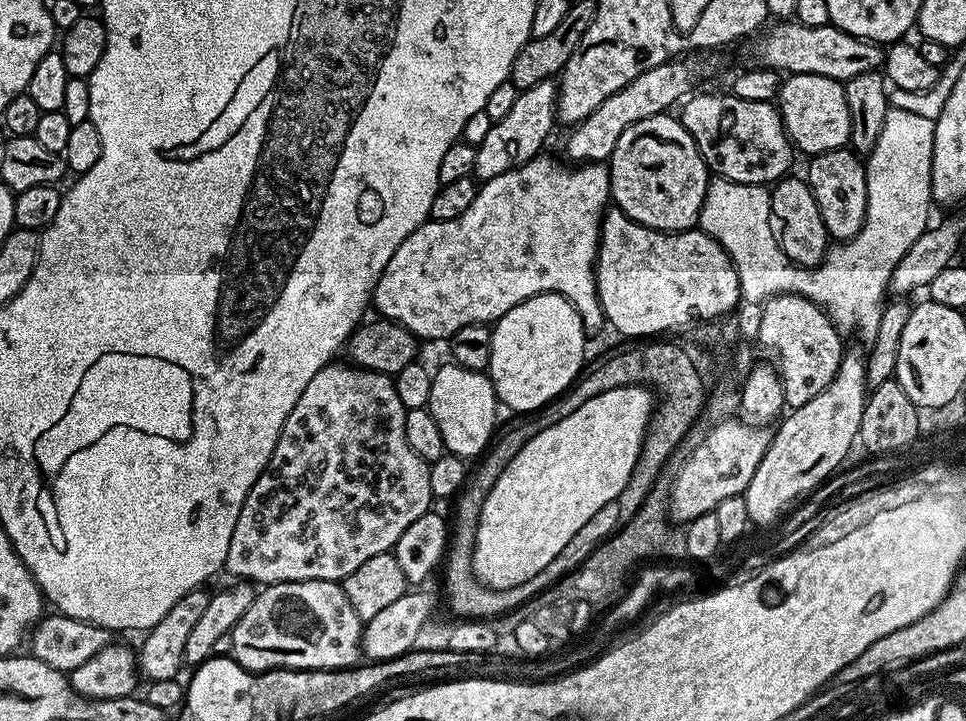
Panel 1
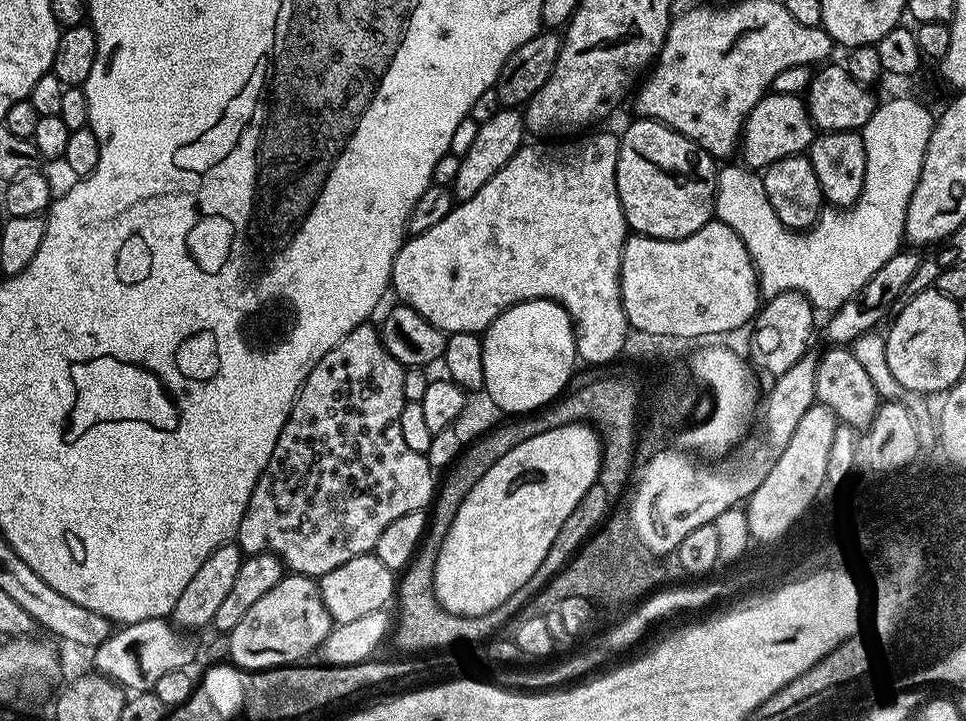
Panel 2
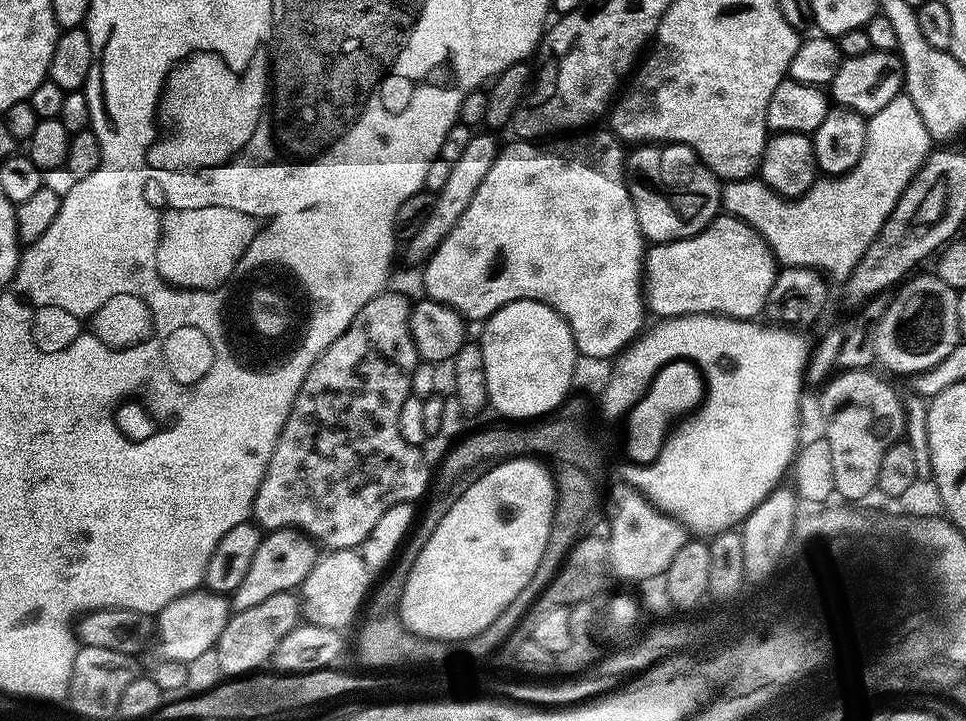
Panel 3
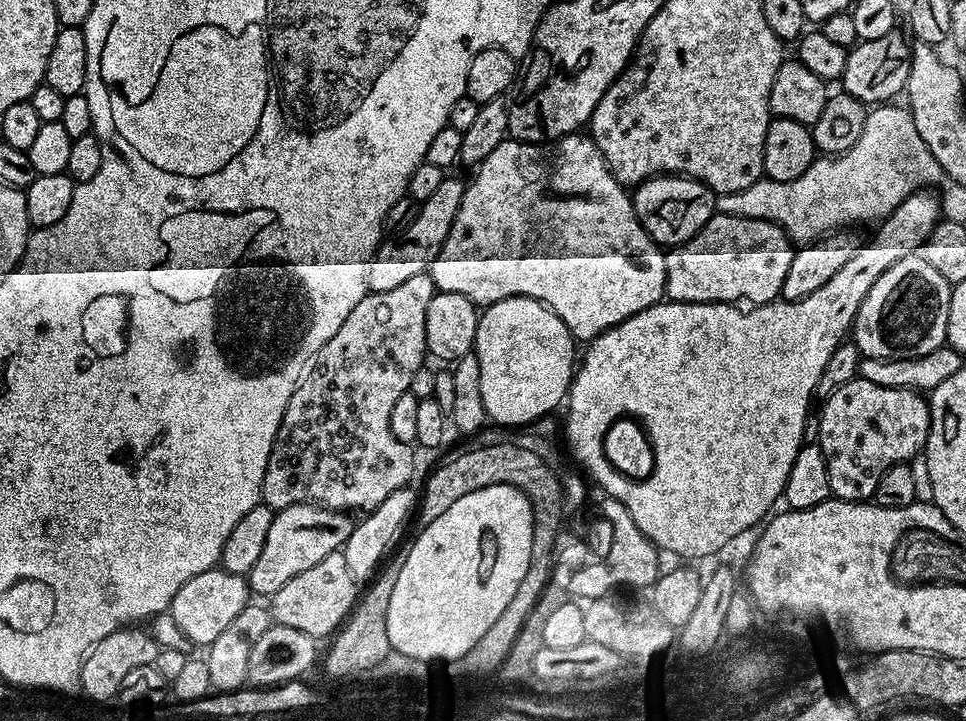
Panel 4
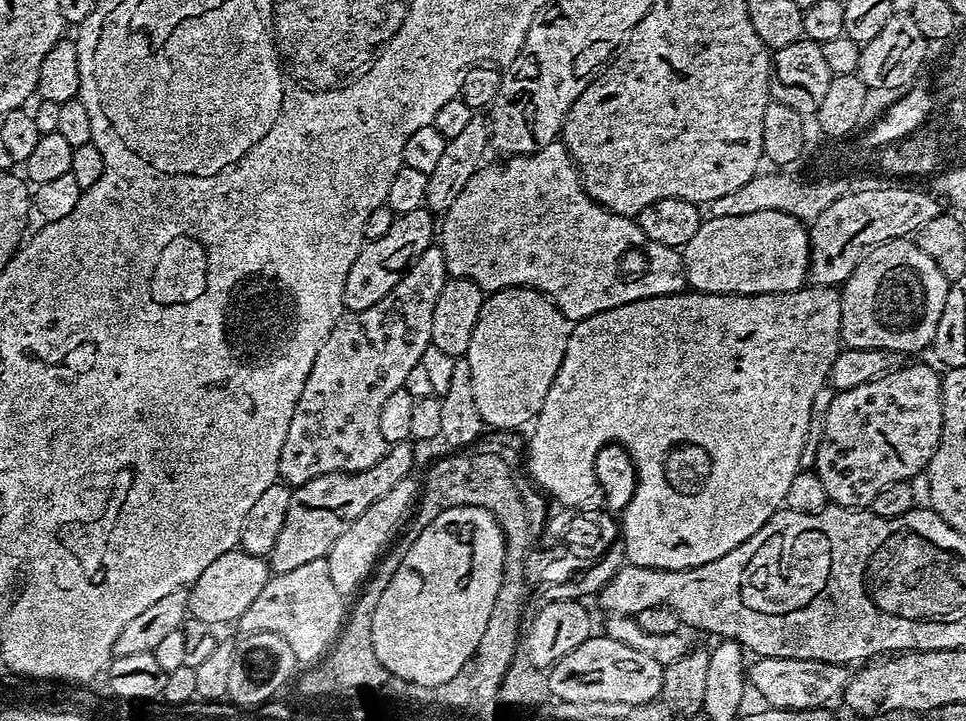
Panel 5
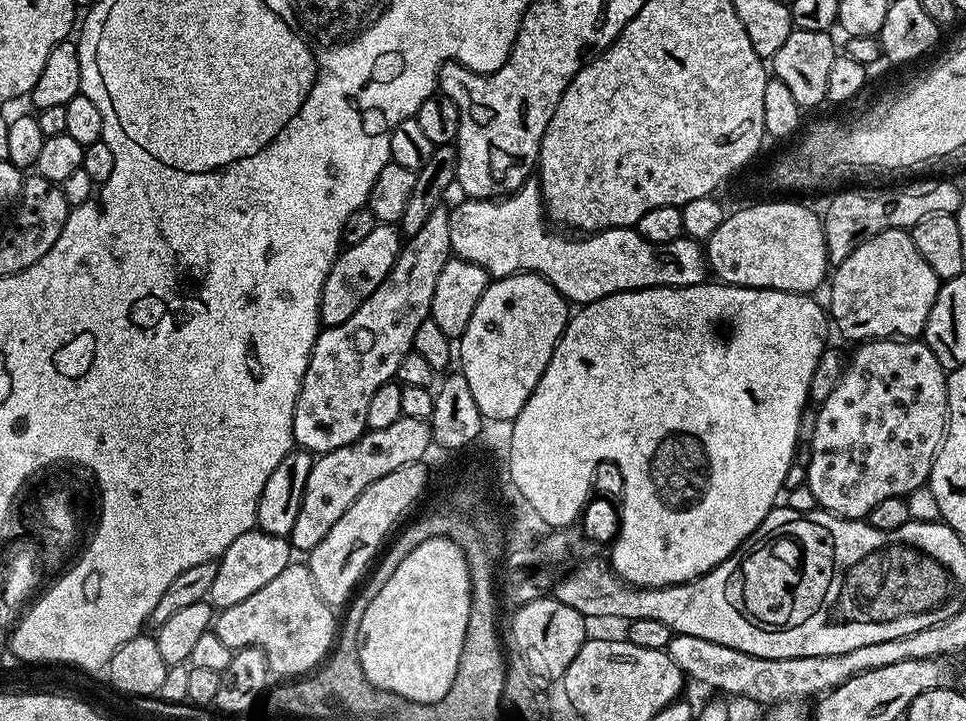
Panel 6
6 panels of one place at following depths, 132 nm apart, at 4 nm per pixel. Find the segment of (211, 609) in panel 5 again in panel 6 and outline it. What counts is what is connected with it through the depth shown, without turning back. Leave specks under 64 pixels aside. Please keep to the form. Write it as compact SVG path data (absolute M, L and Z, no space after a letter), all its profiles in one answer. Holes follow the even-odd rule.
M253 530L234 538L230 546L220 557L214 584L210 586L207 599L213 609L223 610L230 606L238 606L244 598L250 598L254 590L262 590L266 582L274 582L288 564L293 563L294 549L285 537L266 534Z

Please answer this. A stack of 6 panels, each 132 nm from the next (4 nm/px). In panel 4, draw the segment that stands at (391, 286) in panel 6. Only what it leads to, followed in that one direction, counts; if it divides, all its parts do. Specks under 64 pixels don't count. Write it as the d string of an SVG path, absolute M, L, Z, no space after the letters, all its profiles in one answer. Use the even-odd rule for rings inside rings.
M428 272L414 274L402 286L385 292L369 291L368 295L350 310L346 322L312 361L300 387L294 390L282 426L276 435L276 445L266 466L264 484L260 487L263 503L273 510L295 504L320 504L349 514L367 514L377 508L394 490L407 488L413 483L413 449L394 438L390 430L390 413L398 398L410 391L414 374L425 367L426 309L438 289Z

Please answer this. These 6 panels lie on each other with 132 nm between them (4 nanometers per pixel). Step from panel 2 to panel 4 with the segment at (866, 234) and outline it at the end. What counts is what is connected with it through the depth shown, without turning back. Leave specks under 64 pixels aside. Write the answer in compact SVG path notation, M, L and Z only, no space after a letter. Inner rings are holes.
M888 120L888 124L880 124L880 128L884 128L884 132L880 132L880 136L876 136L876 140L872 140L872 124L862 126L862 138L858 138L858 142L854 142L854 146L850 146L848 152L841 152L839 154L824 154L812 161L810 167L806 170L806 174L802 174L798 178L794 178L790 182L778 182L777 180L770 180L762 178L758 182L754 182L750 186L746 186L746 190L741 192L731 192L725 196L717 195L716 207L723 215L726 216L741 216L742 218L754 218L755 220L769 220L774 222L786 233L788 239L792 241L793 245L803 246L805 244L814 244L817 240L824 239L825 236L837 231L847 229L849 226L856 226L852 224L864 224L867 220L879 222L895 210L900 203L906 198L910 198L912 193L927 189L929 186L936 186L932 184L945 183L946 177L942 166L938 166L938 162L934 158L934 154L928 156L930 150L924 152L926 142L920 144L922 141L922 134L912 136L912 128L914 122L910 124L892 124L892 120Z

